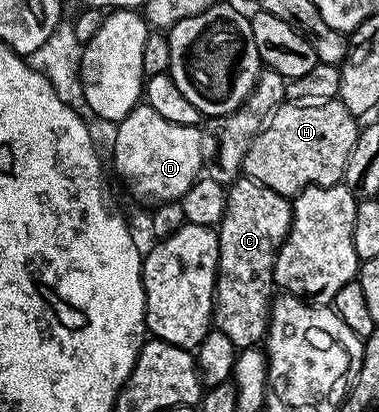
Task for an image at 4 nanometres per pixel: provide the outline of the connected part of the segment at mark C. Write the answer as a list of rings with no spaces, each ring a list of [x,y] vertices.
[[[241,176],[236,182],[231,183],[231,185],[227,187],[225,216],[220,220],[217,229],[219,232],[219,271],[215,274],[214,329],[225,332],[225,336],[229,336],[229,340],[233,340],[233,344],[237,348],[242,348],[244,346],[259,346],[269,334],[269,319],[273,314],[273,306],[271,310],[271,290],[274,291],[276,289],[275,257],[279,255],[279,249],[283,247],[283,241],[287,239],[287,233],[291,231],[291,202],[285,196],[273,192],[273,188],[265,188],[265,184],[261,184],[252,178]]]

